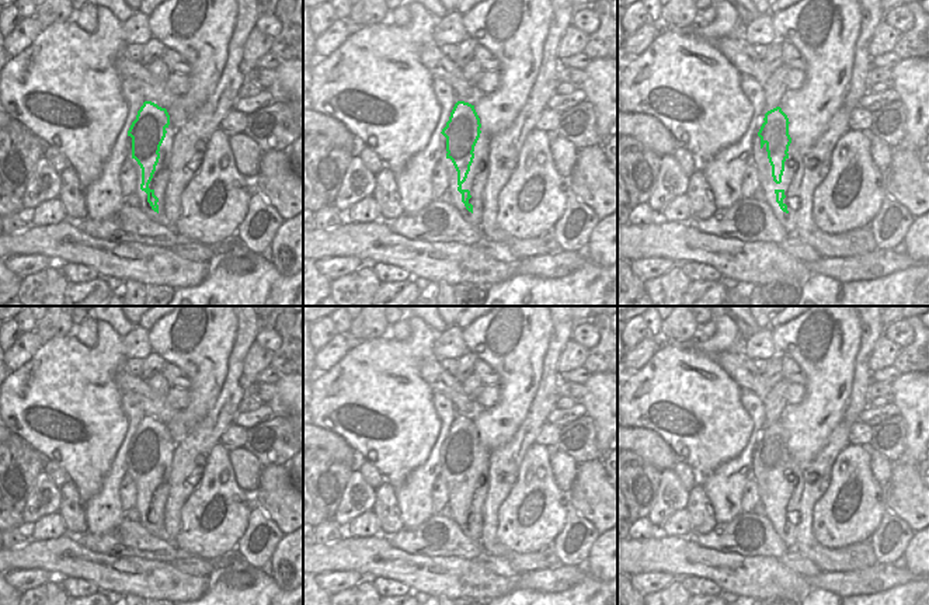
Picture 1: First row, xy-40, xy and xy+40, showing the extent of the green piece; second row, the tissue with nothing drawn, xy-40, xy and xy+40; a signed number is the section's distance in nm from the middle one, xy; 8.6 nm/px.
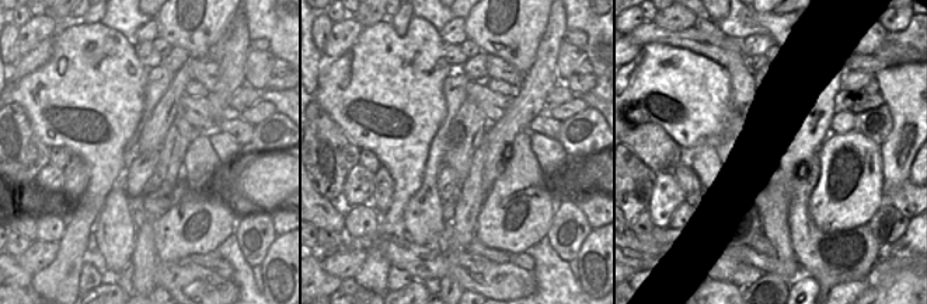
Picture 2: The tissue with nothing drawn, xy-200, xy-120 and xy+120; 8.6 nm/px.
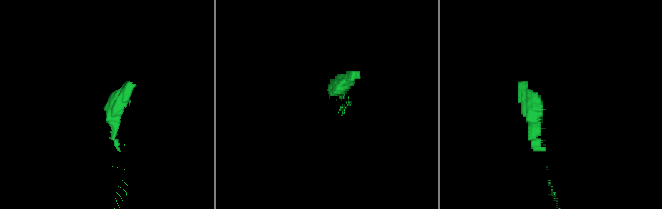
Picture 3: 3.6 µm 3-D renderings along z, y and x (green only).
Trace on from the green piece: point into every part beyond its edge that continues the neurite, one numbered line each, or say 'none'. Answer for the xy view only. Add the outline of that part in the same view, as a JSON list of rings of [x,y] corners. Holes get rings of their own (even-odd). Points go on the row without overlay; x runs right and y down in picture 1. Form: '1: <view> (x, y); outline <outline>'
1: xy (477, 520); outline [[[481,511],[479,515],[473,515],[473,528],[474,528],[474,536],[473,540],[480,540],[481,538],[481,525],[484,522],[484,512]]]

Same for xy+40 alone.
1: xy+40 (792, 520); outline [[[796,511],[793,515],[787,515],[789,536],[782,539],[789,550],[796,550],[796,528],[800,519],[800,511]]]

